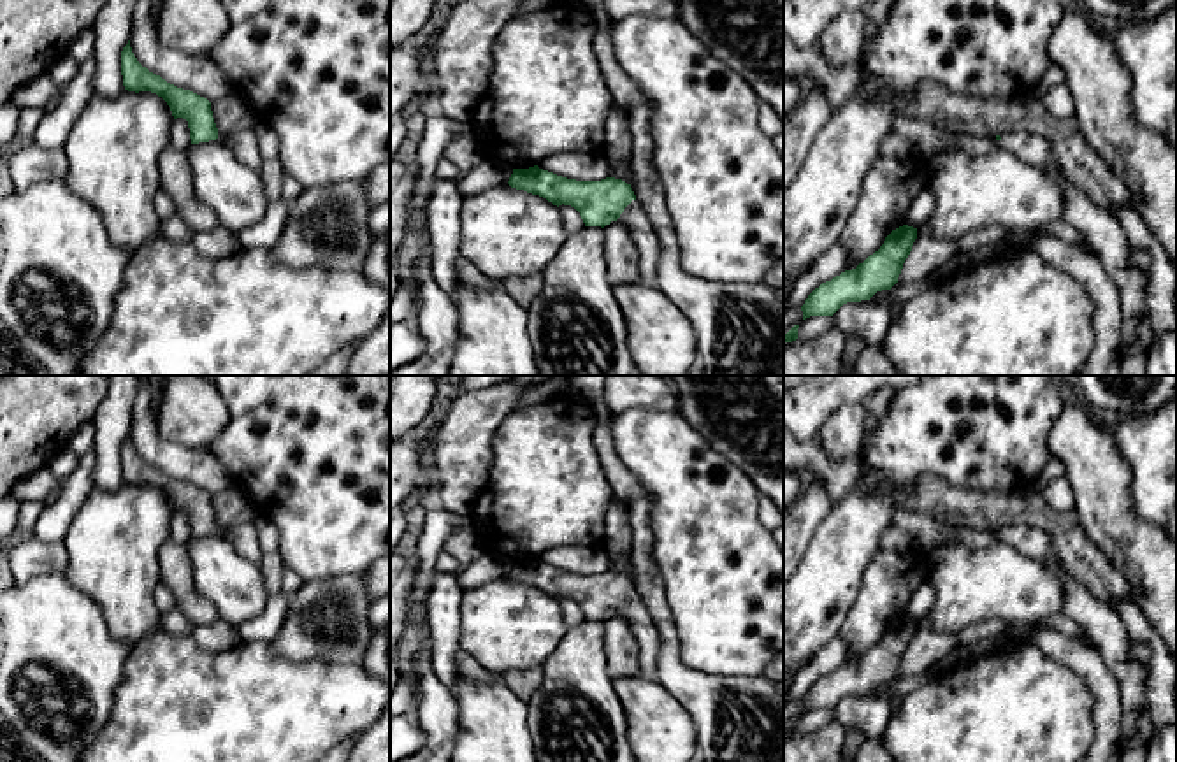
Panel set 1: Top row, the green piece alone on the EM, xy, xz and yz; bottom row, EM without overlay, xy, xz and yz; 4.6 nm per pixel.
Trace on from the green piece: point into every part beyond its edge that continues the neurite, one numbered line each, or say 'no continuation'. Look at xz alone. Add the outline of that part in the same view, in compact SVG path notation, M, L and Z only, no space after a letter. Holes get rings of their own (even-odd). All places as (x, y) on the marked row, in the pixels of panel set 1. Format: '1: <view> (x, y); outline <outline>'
1: xz (633, 216); outline M632 200L618 218L631 232L639 253L639 283L657 284L657 263L661 256L659 237L638 200Z

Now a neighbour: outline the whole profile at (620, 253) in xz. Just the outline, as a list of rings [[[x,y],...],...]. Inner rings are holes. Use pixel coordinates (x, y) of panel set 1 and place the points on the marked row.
[[[620,219],[604,226],[604,260],[613,288],[639,283],[639,253],[629,228]]]

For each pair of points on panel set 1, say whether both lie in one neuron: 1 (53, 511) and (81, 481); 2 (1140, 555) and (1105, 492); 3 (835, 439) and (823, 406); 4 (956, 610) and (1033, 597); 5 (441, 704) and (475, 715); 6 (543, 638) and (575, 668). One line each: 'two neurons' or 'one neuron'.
1: one neuron
2: one neuron
3: two neurons
4: one neuron
5: two neurons
6: two neurons

